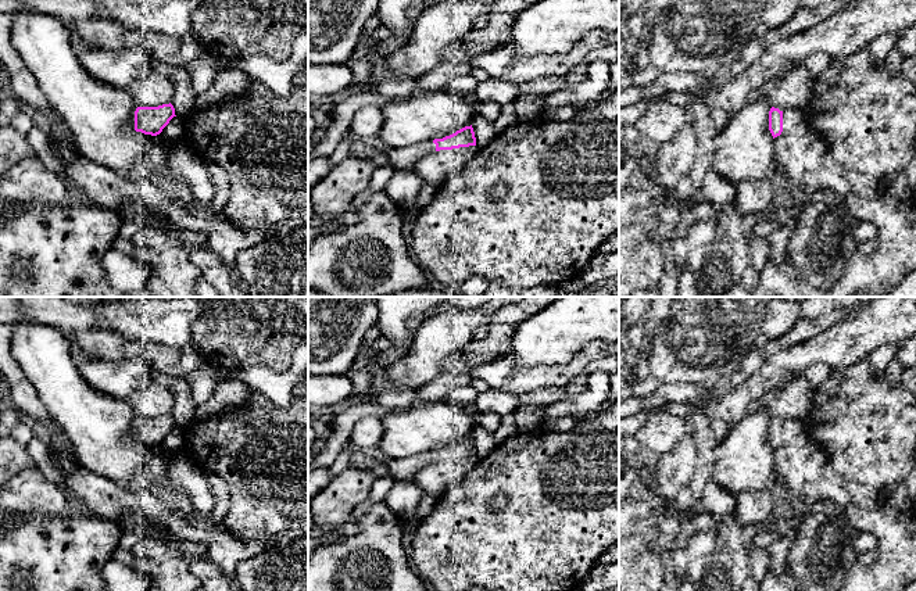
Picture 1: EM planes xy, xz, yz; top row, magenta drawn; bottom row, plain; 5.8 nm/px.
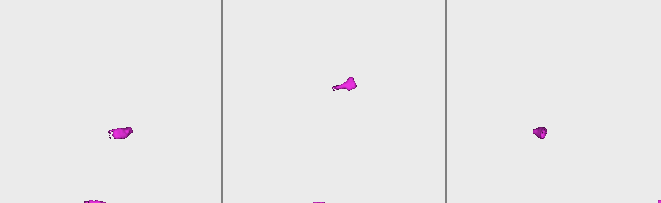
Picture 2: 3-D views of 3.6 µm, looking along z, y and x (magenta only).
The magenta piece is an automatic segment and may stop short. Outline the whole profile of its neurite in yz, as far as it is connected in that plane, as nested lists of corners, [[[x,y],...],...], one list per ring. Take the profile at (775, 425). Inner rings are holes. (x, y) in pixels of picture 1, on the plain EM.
[[[772,418],[769,422],[769,441],[774,448],[780,447],[783,443],[783,422]]]

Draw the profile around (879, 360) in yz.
[[[901,344],[881,345],[865,359],[873,373],[881,373],[894,359],[897,359],[897,352],[899,348]]]

